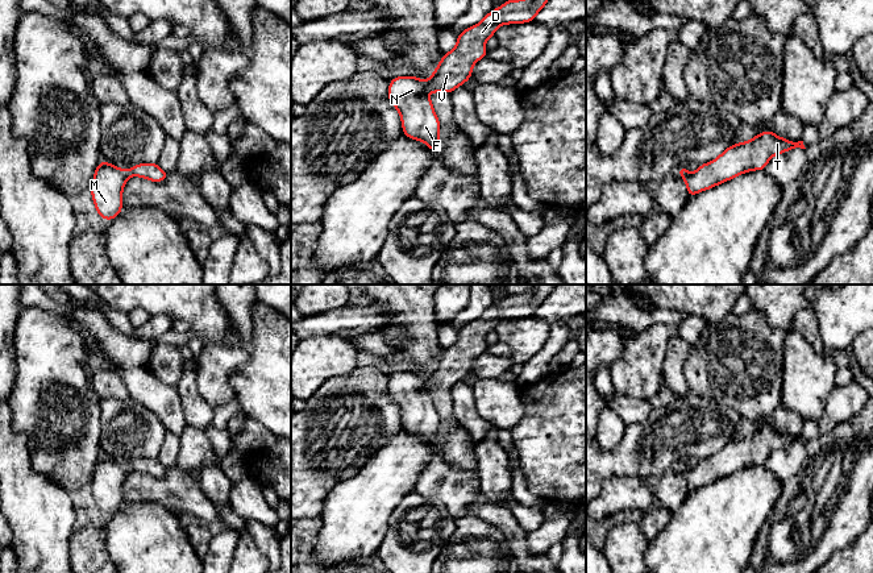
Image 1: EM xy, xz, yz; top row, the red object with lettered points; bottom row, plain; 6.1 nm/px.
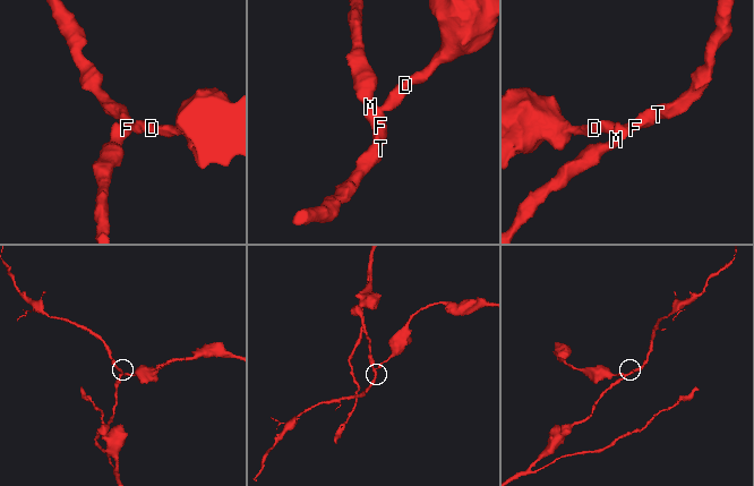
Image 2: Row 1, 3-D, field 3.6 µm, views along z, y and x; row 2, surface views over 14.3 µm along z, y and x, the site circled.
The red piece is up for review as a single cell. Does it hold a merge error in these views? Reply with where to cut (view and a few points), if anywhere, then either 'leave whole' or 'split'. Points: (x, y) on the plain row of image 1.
xz (424, 377), (427, 387) | split

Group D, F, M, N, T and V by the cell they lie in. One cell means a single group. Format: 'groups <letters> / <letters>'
groups D V / F M N T

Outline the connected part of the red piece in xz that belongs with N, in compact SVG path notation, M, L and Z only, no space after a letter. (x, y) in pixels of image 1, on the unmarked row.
M413 370L394 373L388 381L388 394L400 408L403 428L436 447L441 437L441 419L428 393L425 377Z

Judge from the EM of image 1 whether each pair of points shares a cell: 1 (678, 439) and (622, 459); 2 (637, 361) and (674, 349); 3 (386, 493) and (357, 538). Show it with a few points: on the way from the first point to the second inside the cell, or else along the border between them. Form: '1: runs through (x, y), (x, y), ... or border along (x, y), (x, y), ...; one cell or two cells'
1: runs through (664, 440), (636, 455); one cell
2: border along (677, 333), (669, 339), (664, 353), (662, 382); two cells
3: runs through (375, 503), (357, 522), (357, 527); one cell

